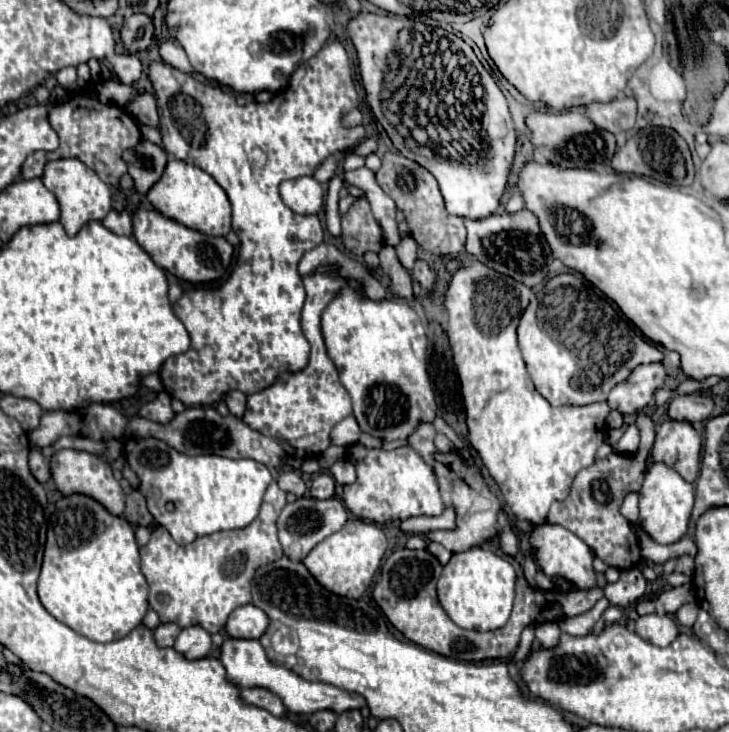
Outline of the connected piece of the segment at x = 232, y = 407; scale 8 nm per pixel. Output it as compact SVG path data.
M232 390L226 394L226 406L230 410L230 414L234 414L236 418L242 418L244 410L246 410L246 396L240 390Z

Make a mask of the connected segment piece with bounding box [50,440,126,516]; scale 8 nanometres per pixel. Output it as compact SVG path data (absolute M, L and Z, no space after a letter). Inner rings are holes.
M106 440L104 442L104 454L96 456L90 452L82 452L82 450L58 450L56 454L52 454L50 458L50 466L52 466L52 478L58 486L58 490L62 494L86 494L96 498L98 502L102 502L102 506L106 506L108 512L122 516L124 514L124 492L122 486L118 484L118 480L112 476L112 462L122 454L122 444L118 440Z

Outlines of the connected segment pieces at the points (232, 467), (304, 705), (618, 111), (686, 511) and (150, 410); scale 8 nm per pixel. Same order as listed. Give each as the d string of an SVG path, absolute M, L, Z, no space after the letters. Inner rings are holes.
M156 438L130 440L124 448L128 466L140 478L140 492L146 496L150 514L178 544L190 544L200 536L220 530L248 526L258 516L262 496L274 480L272 472L260 462L248 458L232 460L216 454L186 456ZM166 502L174 502L174 512L166 510Z
M226 638L220 646L220 662L226 668L228 680L234 682L240 688L250 688L250 686L262 686L278 694L284 702L284 706L290 712L296 714L312 714L316 710L334 710L336 714L342 714L346 710L360 710L366 706L366 700L348 690L340 690L332 684L322 684L322 682L308 682L294 674L292 670L284 666L276 666L266 658L264 648L260 646L258 640L244 640L244 638Z
M622 98L612 100L608 104L588 104L586 106L588 118L602 130L608 130L612 134L630 130L636 120L636 100L634 98Z
M652 464L640 490L640 524L652 540L680 540L688 532L694 508L694 486L666 464Z
M158 392L158 396L156 396L152 402L148 402L148 404L142 406L142 412L138 412L138 416L148 418L148 420L152 420L152 422L166 424L166 422L170 422L170 418L174 416L172 406L170 406L170 400L172 400L170 394Z

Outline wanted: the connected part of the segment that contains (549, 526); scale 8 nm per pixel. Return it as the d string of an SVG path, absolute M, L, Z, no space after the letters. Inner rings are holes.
M542 522L542 524L532 528L532 532L530 532L530 546L536 552L538 566L542 568L542 572L548 578L562 576L562 578L570 580L580 590L588 590L588 588L596 586L596 576L594 576L594 568L592 568L594 554L574 532L566 530L564 526L552 524L552 522Z

